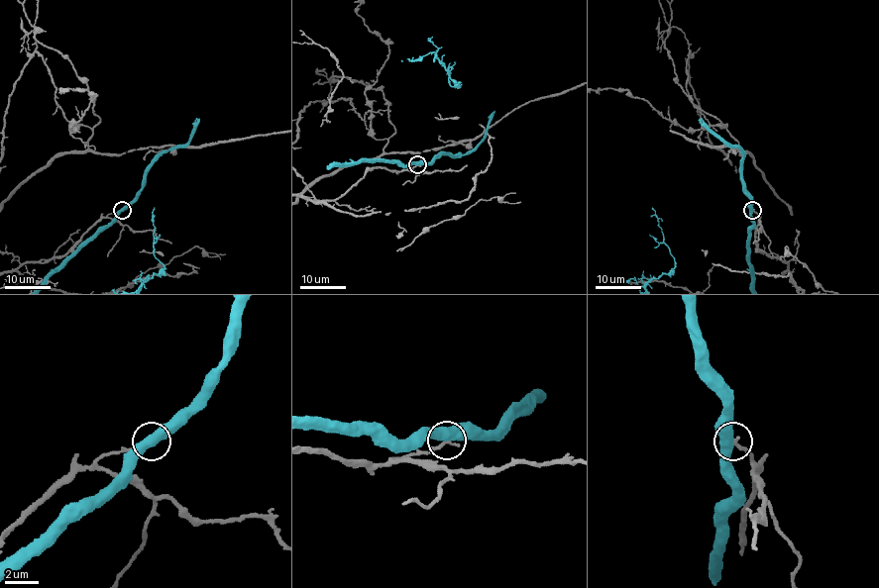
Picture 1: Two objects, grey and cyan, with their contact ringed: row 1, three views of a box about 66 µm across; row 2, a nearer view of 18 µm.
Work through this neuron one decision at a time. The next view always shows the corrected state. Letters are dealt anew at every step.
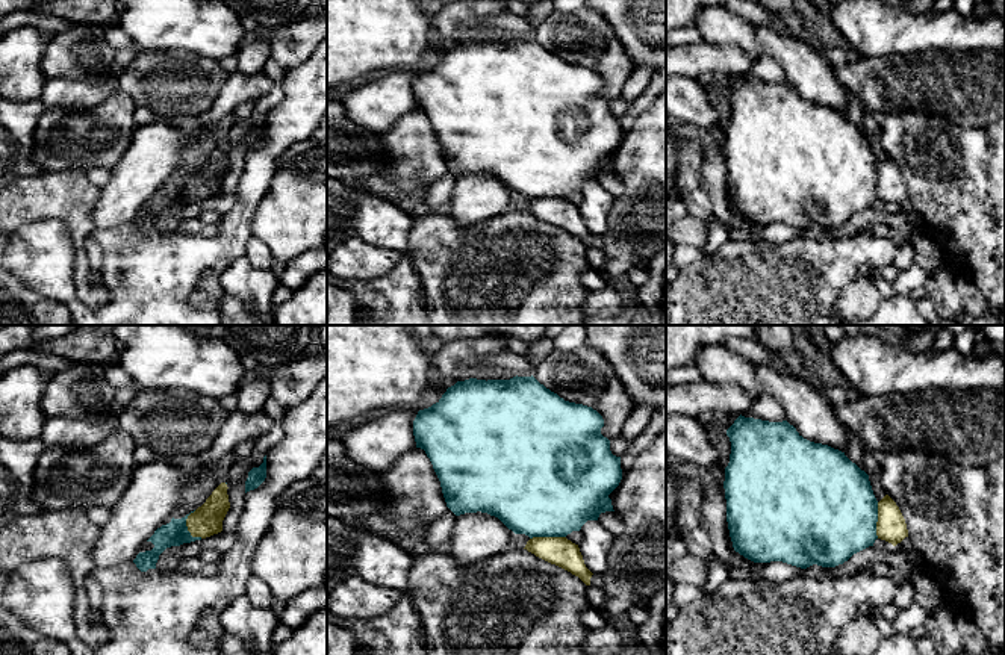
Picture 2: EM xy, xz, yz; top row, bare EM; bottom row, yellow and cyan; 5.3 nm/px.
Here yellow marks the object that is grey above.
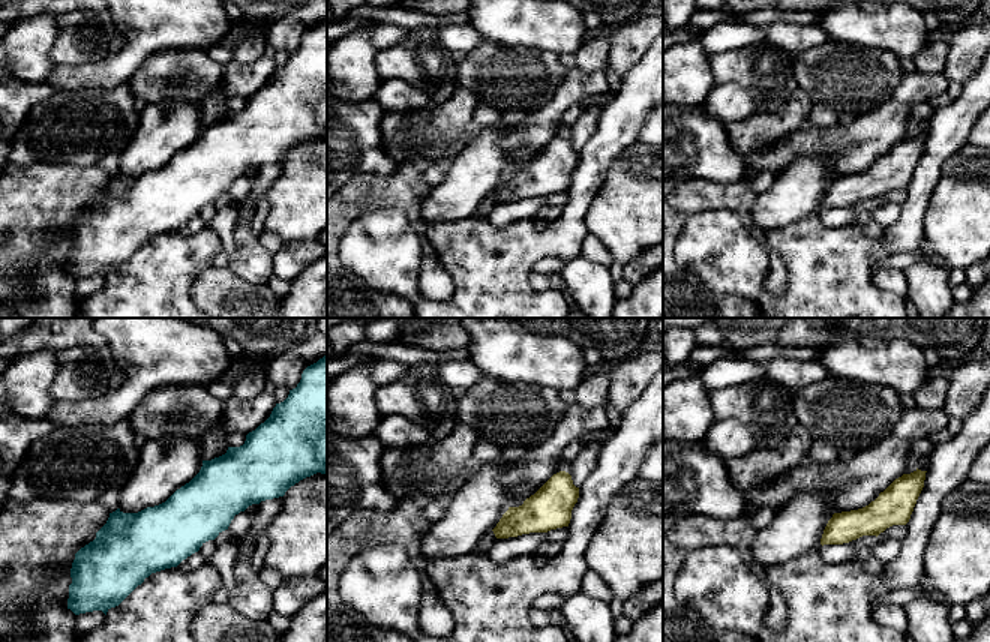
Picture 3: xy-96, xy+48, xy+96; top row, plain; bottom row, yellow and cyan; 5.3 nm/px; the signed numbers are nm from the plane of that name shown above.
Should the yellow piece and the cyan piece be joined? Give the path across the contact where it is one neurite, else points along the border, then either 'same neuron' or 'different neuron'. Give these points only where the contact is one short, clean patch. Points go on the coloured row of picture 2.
along xy (196, 510), (186, 519), (186, 530), (192, 536), (202, 537) | different neuron

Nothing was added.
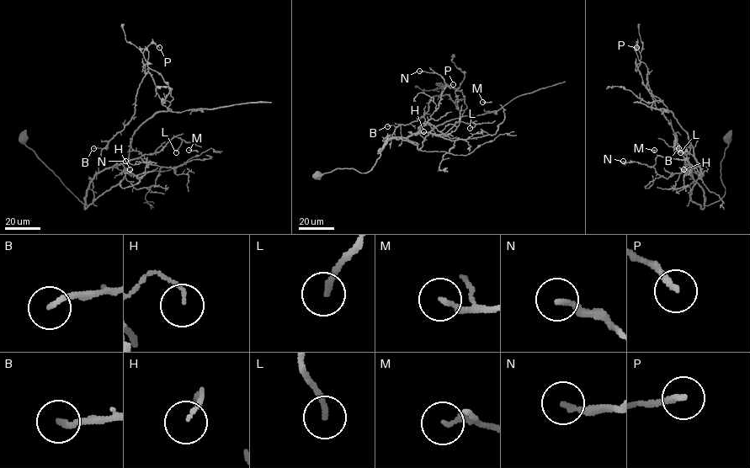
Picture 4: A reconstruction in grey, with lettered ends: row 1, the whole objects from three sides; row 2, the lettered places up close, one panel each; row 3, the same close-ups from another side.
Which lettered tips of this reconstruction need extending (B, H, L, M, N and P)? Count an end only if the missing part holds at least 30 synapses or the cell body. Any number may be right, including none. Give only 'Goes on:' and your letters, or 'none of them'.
Goes on: none of them

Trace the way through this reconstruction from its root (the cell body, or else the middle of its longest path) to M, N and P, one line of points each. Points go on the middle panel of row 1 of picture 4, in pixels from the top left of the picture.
M: (316, 176), (337, 168), (369, 172), (394, 137), (432, 132), (457, 140), (494, 135), (503, 109), (482, 102)
N: (316, 176), (337, 168), (367, 172), (387, 141), (418, 132), (438, 107), (446, 86), (439, 75), (419, 71)
P: (316, 176), (337, 168), (369, 172), (395, 129), (423, 116), (429, 100), (442, 95), (438, 87), (453, 84)

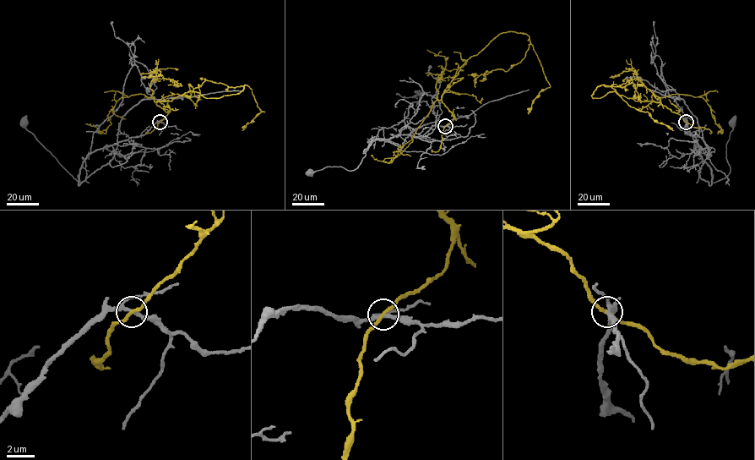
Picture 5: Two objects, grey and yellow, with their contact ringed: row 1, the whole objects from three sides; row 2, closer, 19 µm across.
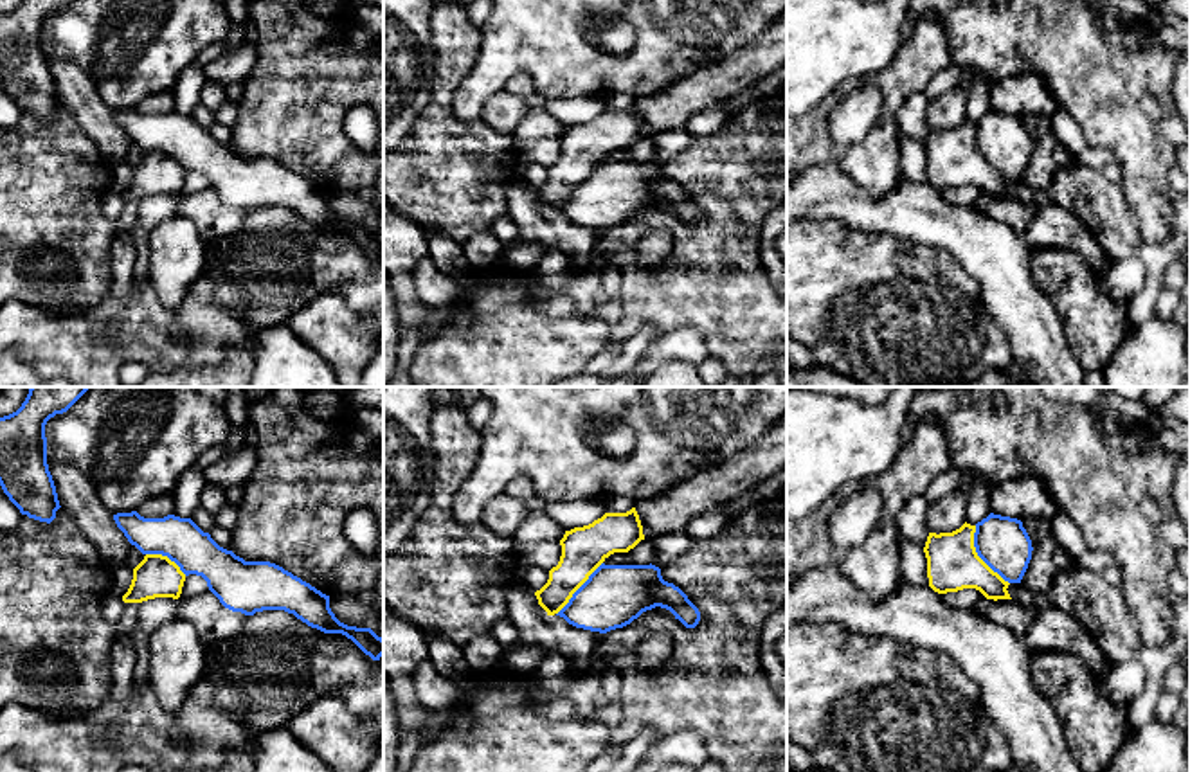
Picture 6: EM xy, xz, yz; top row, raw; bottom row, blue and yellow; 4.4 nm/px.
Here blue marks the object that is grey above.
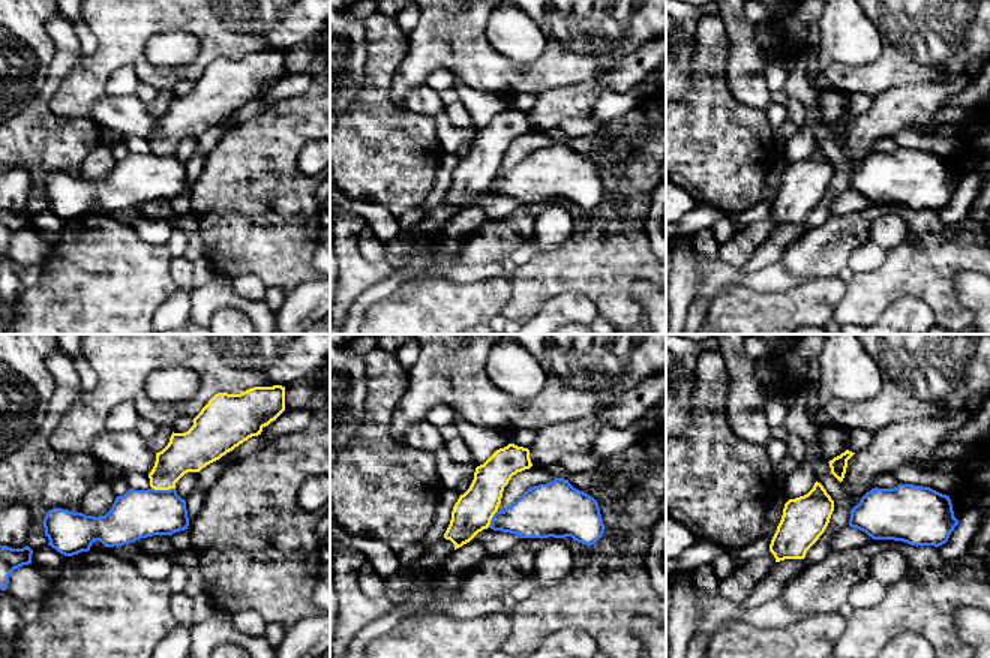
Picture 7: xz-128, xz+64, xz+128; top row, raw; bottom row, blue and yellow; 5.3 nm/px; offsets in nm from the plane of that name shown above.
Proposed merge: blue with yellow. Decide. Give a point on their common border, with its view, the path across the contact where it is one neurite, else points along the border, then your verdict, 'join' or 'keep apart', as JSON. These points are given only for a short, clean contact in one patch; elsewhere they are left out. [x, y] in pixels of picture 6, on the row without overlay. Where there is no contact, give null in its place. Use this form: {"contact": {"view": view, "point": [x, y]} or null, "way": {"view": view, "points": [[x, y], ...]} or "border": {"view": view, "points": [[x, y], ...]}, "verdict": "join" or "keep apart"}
{"contact": {"view": "yz", "point": [980, 153]}, "border": {"view": "yz", "points": [[974, 123], [974, 148], [1009, 180]]}, "verdict": "keep apart"}

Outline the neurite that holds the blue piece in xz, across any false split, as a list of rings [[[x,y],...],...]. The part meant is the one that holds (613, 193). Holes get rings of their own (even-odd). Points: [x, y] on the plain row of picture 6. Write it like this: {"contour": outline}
{"contour": [[[601,160],[556,212],[576,225],[607,230],[655,203],[670,207],[686,225],[700,218],[699,205],[663,176],[659,164]]]}

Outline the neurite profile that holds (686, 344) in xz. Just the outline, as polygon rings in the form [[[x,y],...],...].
[[[695,328],[661,333],[637,358],[636,376],[625,374],[607,380],[603,387],[641,387],[666,362],[700,365],[709,356],[704,335]]]

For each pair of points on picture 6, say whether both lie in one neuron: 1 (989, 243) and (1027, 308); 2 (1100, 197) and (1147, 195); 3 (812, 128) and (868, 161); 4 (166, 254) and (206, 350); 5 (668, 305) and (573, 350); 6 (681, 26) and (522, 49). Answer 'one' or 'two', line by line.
1: one
2: two
3: one
4: two
5: two
6: one

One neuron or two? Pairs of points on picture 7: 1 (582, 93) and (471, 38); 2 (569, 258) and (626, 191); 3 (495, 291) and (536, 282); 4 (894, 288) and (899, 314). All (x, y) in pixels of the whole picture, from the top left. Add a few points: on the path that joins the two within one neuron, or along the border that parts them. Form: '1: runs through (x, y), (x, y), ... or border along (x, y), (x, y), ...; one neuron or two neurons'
1: border along (600, 77), (549, 87), (537, 95); two neurons
2: runs through (593, 258), (617, 237), (617, 215); one neuron
3: border along (512, 279), (512, 297), (500, 314); two neurons
4: border along (930, 308), (917, 299), (900, 297), (878, 318); two neurons

